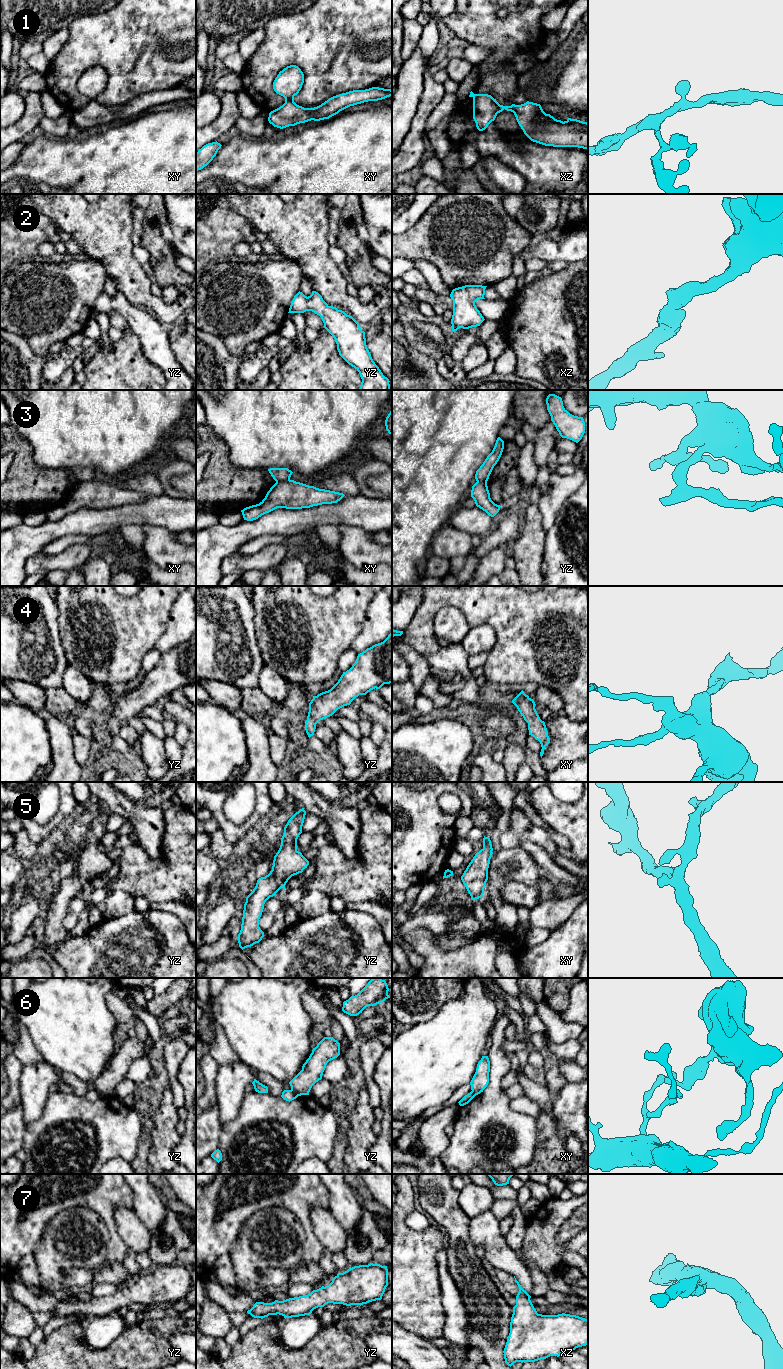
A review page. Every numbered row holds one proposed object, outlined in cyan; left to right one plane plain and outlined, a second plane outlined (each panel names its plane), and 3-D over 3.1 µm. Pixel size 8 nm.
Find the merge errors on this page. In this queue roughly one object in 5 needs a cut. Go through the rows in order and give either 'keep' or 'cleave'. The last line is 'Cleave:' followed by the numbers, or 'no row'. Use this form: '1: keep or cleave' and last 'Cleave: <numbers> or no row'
1: keep
2: keep
3: cleave
4: keep
5: keep
6: cleave
7: keep
Cleave: 3, 6

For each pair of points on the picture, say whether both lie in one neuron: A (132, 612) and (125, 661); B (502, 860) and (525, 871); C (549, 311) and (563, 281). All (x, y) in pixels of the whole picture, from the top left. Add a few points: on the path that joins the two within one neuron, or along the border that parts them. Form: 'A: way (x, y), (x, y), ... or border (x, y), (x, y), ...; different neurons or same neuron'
A: way (132, 624), (132, 635), (125, 644), (125, 649); same neuron
B: way (508, 864), (519, 866); same neuron
C: way (556, 304), (561, 299), (563, 288); same neuron

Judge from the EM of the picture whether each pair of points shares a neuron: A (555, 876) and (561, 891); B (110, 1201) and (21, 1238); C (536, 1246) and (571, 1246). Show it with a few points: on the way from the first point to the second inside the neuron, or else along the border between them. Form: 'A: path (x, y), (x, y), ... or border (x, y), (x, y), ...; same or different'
A: border (547, 878), (554, 883), (577, 884); different
B: path (88, 1200), (54, 1204), (42, 1216); same
C: path (545, 1247), (562, 1247); same

